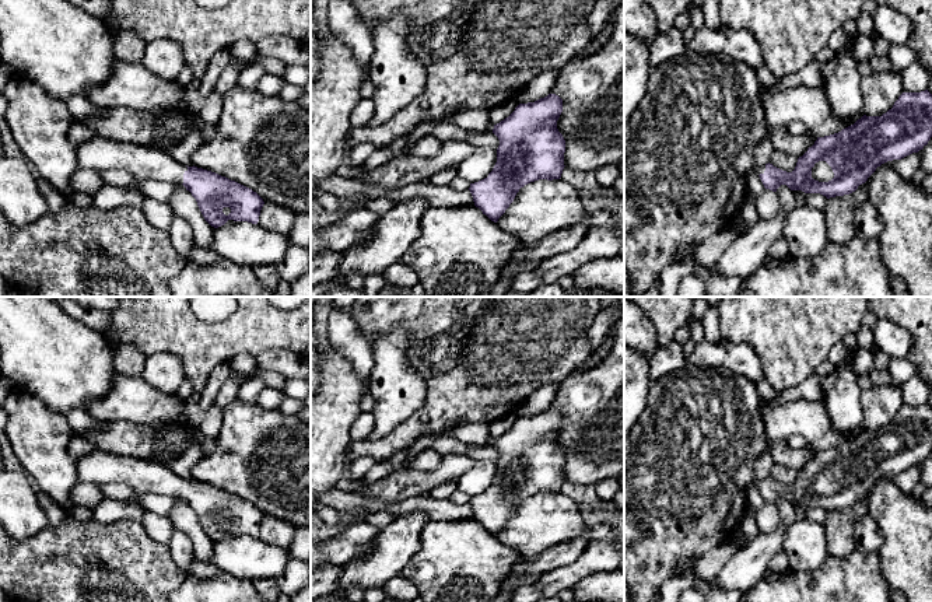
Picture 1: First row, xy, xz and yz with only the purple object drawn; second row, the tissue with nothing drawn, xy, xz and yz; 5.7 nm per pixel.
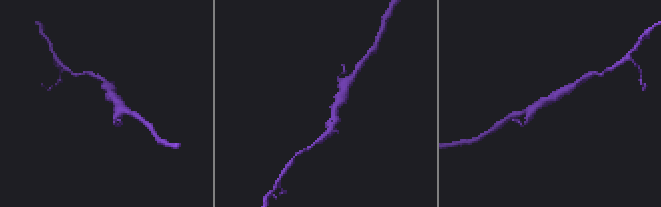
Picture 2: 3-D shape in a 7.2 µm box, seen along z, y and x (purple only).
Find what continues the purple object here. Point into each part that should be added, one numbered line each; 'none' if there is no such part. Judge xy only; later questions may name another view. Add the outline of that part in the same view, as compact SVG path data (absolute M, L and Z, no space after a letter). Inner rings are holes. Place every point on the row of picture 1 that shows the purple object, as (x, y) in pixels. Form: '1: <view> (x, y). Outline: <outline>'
1: xy (98, 154). Outline: M98 134L76 146L80 171L126 169L139 181L162 181L176 186L183 183L188 167L168 153L154 147L113 141Z

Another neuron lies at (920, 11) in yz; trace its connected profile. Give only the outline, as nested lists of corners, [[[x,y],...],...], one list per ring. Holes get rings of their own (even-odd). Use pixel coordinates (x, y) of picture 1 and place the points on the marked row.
[[[875,0],[907,15],[914,27],[908,46],[931,73],[928,91],[932,94],[932,0]]]

